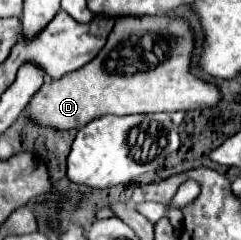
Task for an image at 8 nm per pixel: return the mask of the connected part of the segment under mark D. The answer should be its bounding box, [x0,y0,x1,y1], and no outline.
[26,16,222,130]

